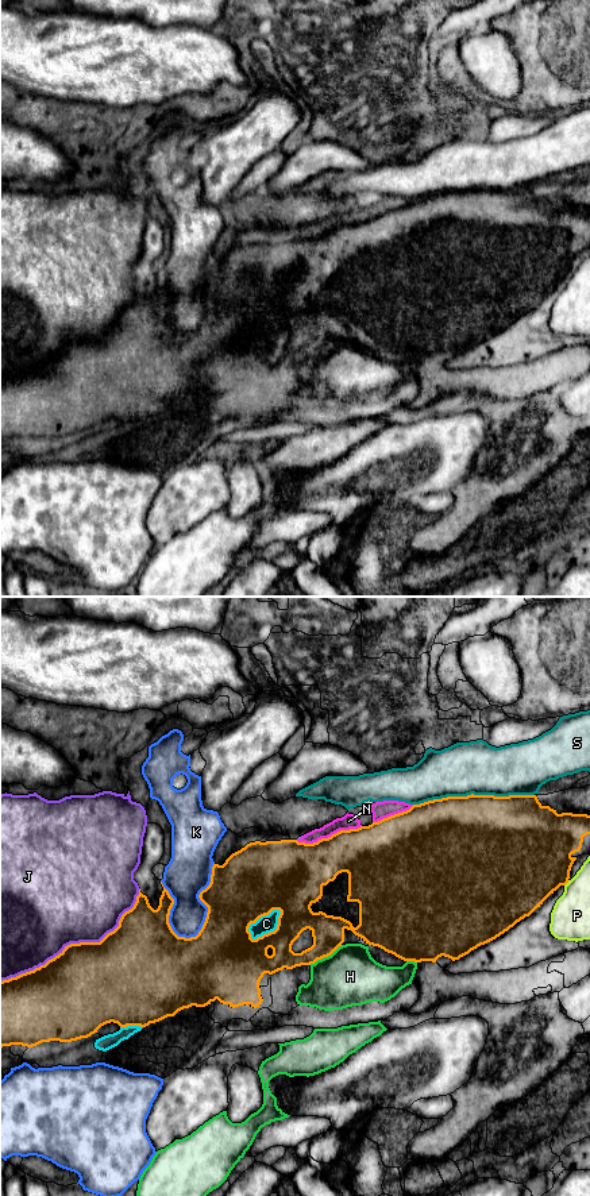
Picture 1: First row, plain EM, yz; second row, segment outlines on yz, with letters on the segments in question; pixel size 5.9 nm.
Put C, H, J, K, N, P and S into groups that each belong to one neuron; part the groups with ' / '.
C N / H / J / K / P / S

